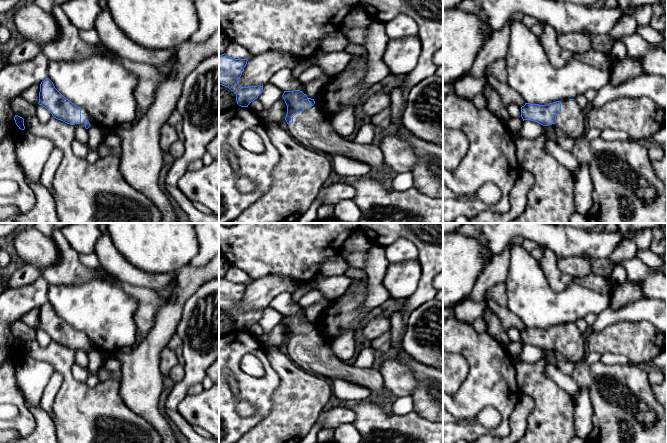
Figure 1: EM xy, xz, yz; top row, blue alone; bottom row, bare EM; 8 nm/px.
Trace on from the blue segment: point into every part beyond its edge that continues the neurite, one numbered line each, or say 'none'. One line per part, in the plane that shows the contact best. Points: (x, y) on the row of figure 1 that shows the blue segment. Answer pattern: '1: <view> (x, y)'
1: xz (311, 128)

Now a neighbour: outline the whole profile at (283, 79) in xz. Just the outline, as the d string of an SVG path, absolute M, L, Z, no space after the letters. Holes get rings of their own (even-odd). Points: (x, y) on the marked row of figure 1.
M289 67L278 70L271 77L269 83L275 85L282 91L300 90L304 94L306 94L304 90L304 85L293 76L293 71Z

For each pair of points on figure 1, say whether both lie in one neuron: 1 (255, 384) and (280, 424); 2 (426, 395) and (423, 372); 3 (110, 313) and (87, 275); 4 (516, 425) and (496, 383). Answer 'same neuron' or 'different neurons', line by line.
1: different neurons
2: same neuron
3: different neurons
4: different neurons

